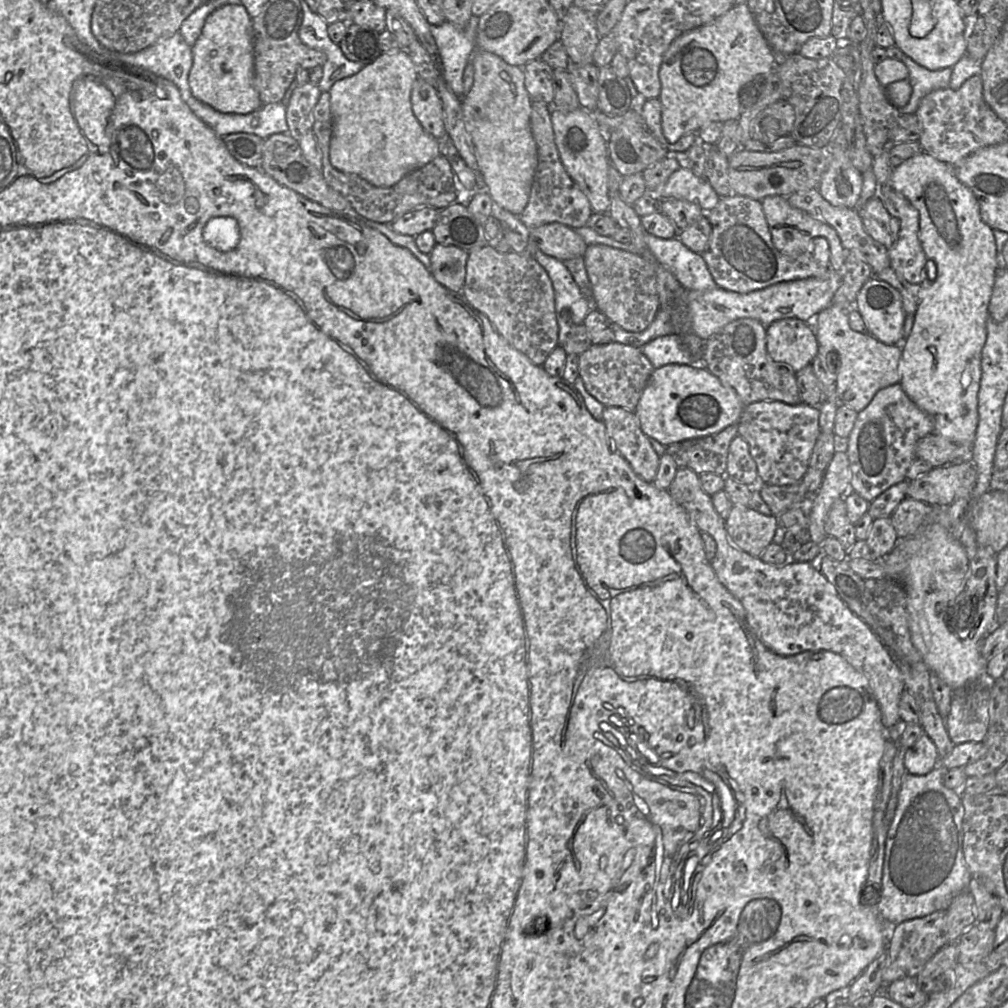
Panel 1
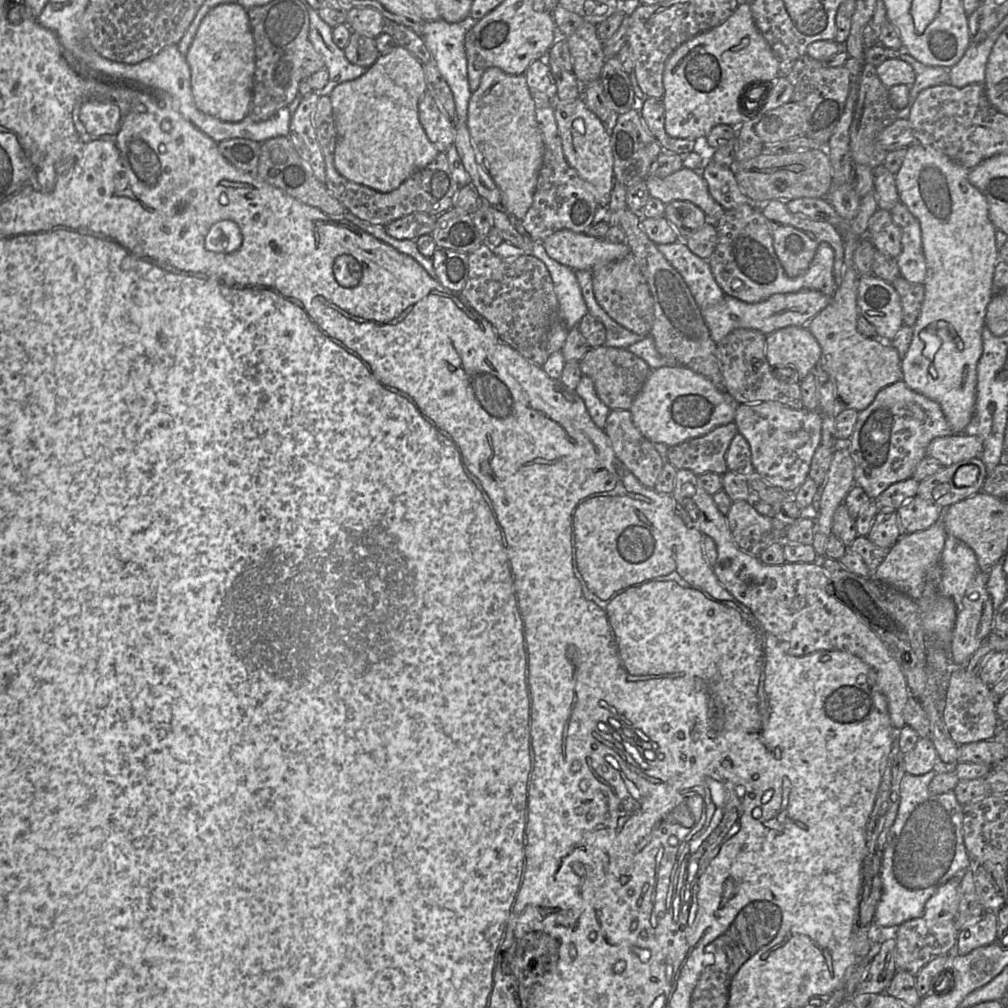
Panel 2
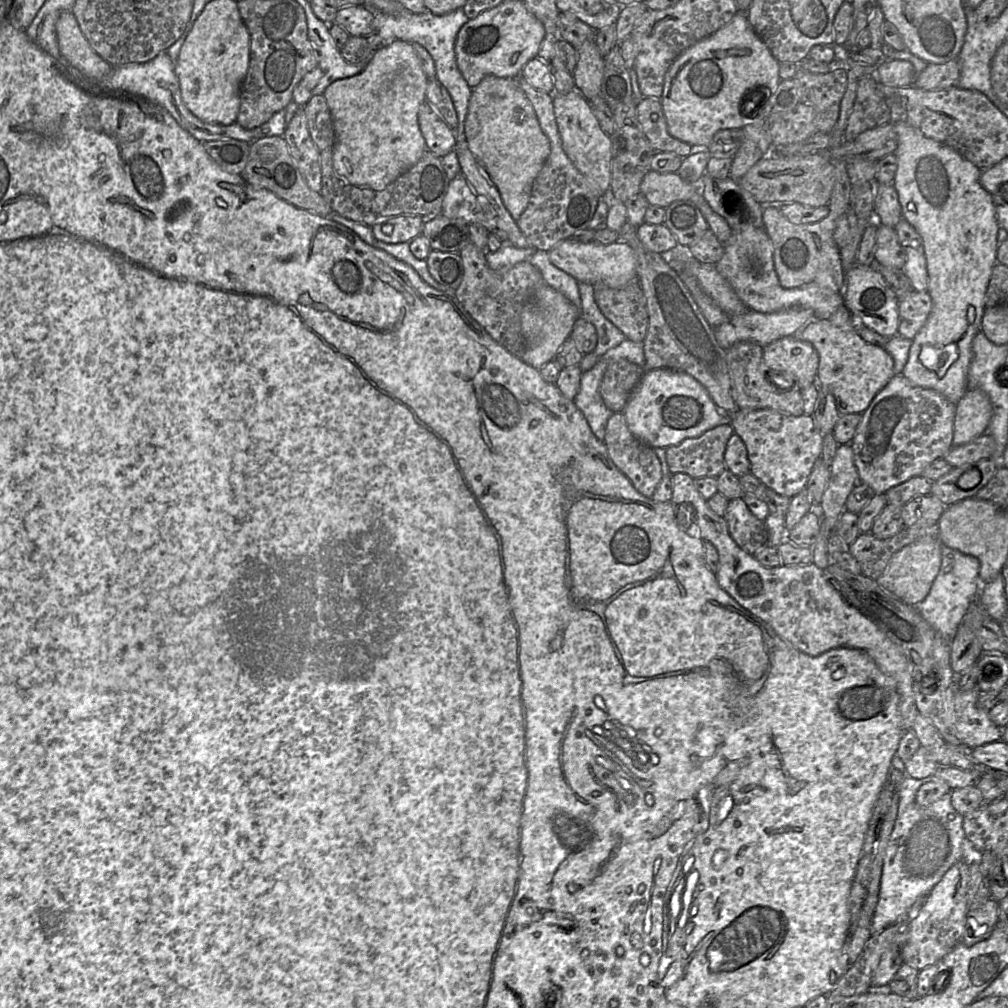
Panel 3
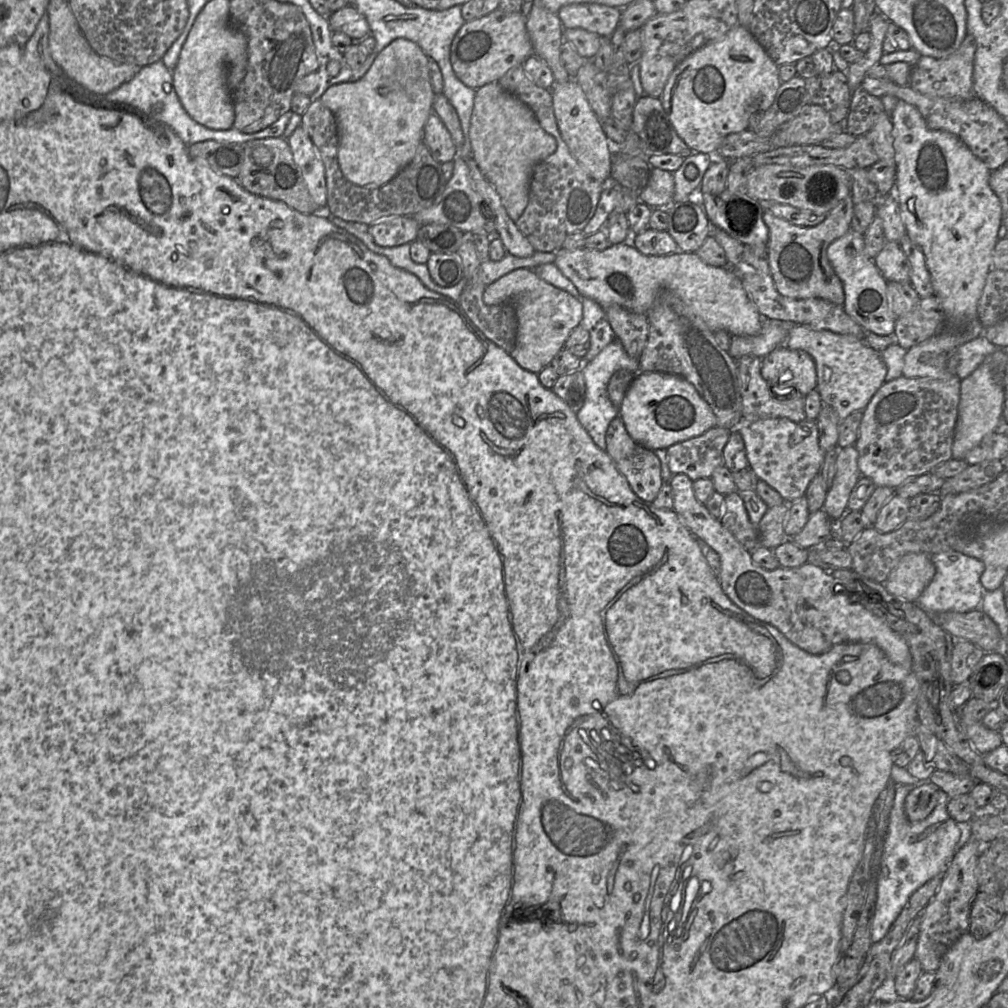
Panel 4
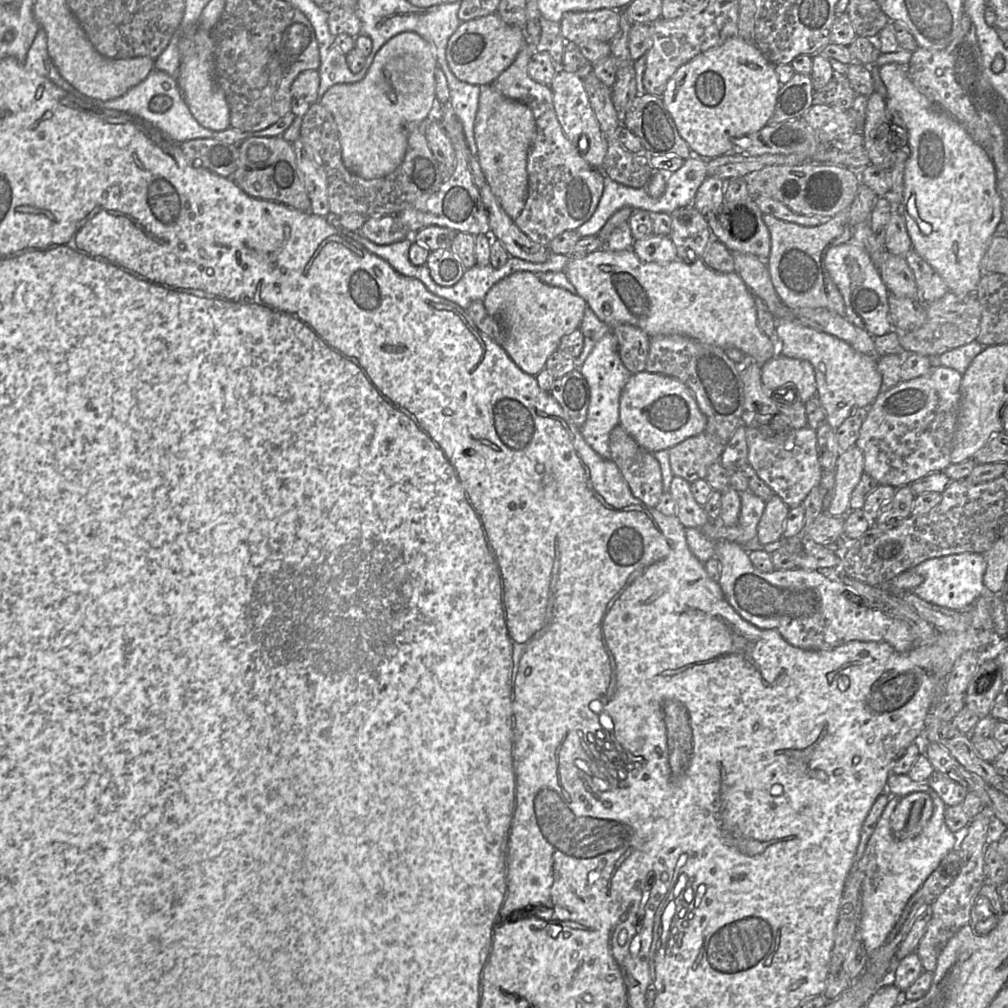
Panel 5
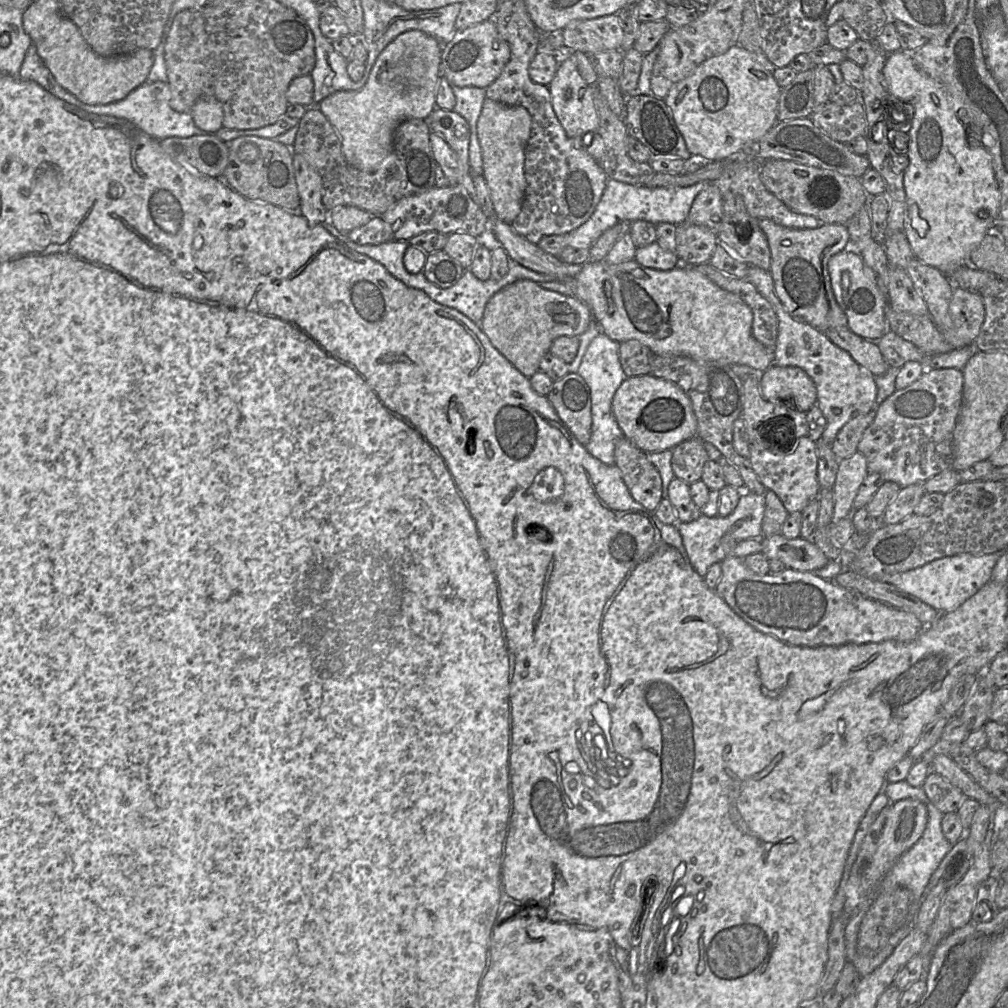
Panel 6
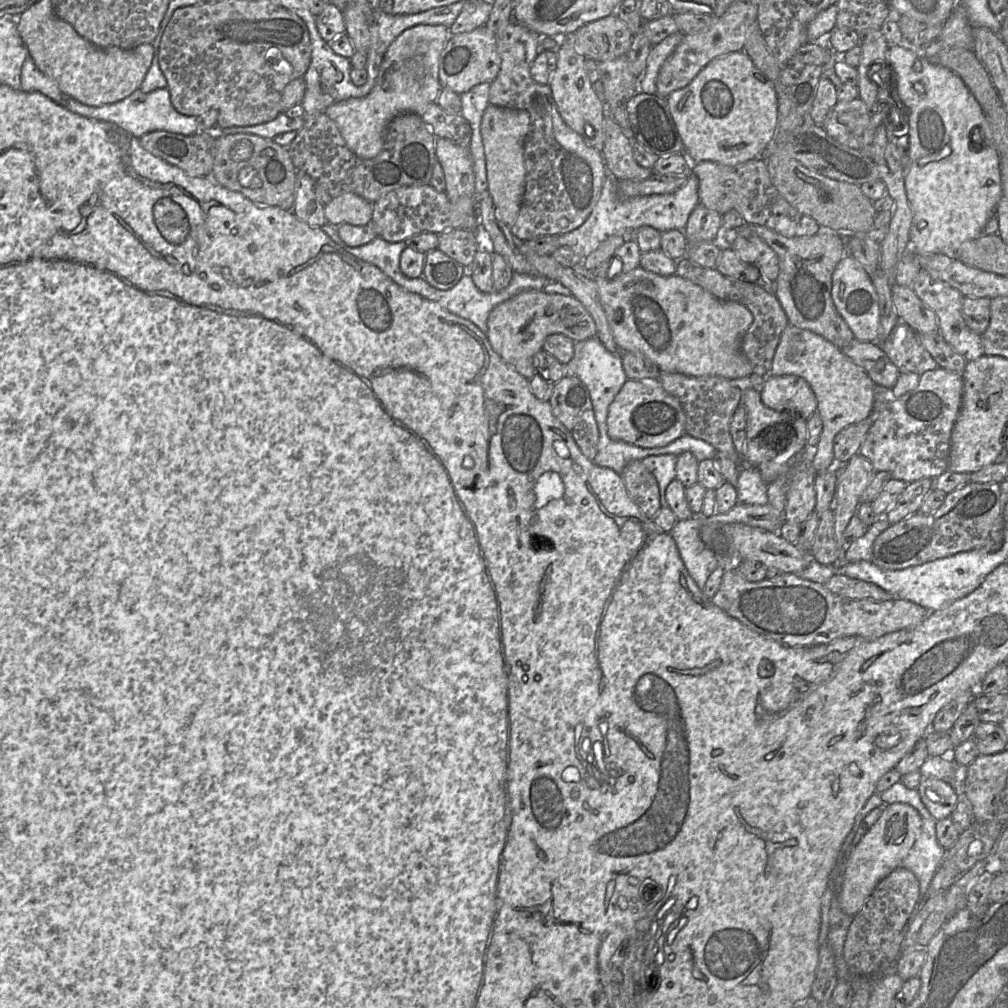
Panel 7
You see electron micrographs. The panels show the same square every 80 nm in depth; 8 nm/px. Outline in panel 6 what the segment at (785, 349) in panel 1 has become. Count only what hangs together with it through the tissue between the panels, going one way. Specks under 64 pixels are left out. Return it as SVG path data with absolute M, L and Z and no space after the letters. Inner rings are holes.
M772 364L760 373L758 381L762 396L769 401L790 400L791 407L802 412L816 403L815 384L802 368Z

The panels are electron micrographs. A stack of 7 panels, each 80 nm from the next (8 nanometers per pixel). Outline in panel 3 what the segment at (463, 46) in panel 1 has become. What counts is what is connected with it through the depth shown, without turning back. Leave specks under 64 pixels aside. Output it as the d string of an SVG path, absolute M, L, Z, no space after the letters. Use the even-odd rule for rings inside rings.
M457 8L444 15L434 15L430 11L425 13L403 11L399 15L389 15L381 10L372 11L374 13L375 33L380 35L387 45L395 40L403 40L409 43L417 42L430 53L436 67L436 78L448 90L458 116L456 142L464 142L465 120L468 113L468 104L472 94L472 88L467 84L458 69L454 49L459 30L469 20L463 8Z

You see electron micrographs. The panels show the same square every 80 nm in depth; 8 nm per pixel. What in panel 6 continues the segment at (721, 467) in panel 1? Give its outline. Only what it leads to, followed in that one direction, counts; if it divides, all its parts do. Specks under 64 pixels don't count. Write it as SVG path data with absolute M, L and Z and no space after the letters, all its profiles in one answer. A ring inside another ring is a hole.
M698 436L682 441L672 449L673 473L689 485L700 480L703 466L708 460L704 442Z

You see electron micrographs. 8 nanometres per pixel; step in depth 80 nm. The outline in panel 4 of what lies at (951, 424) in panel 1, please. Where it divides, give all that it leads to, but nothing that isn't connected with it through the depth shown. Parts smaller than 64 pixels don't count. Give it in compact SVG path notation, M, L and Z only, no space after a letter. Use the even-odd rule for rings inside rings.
M903 100L890 117L896 164L894 194L906 233L924 254L934 296L946 317L940 332L907 351L903 376L948 380L956 375L960 333L978 318L978 301L999 239L1002 206L989 185L992 171L958 136L930 129L918 109Z

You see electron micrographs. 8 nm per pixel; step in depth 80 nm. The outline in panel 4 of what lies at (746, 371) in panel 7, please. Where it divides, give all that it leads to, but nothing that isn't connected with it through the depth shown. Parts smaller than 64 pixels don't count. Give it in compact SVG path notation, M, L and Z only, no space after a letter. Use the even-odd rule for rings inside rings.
M627 243L612 244L605 250L590 250L584 247L576 250L560 248L555 253L555 266L575 285L580 296L594 300L603 309L618 305L631 312L647 315L659 293L669 290L677 294L712 332L726 331L731 336L753 336L761 331L761 315L748 298L739 277L730 267L706 264L696 253L647 256Z

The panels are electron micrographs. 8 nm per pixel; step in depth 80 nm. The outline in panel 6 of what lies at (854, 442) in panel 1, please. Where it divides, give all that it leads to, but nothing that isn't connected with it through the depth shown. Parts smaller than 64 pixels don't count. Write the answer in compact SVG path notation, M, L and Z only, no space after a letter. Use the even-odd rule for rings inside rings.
M926 368L921 377L910 386L896 390L875 409L875 418L865 430L858 444L868 465L869 473L878 473L883 479L907 487L924 483L929 478L952 469L953 432L962 406L963 371L954 368Z

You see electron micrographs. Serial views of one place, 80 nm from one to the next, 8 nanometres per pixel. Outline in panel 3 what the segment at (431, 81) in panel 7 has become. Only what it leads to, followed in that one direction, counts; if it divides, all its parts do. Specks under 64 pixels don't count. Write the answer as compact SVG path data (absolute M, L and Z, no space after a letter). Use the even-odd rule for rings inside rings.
M395 40L372 53L365 70L329 85L323 95L335 130L333 165L350 184L385 189L427 150L418 112L426 101L428 78L411 43Z

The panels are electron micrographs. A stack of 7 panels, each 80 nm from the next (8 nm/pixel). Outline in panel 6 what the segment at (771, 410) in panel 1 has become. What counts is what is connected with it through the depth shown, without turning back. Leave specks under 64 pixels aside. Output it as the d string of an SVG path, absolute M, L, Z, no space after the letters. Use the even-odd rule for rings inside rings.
M808 436L799 439L792 453L772 452L758 444L750 444L748 460L760 482L767 490L777 494L789 514L801 512L812 499L818 498L817 445Z

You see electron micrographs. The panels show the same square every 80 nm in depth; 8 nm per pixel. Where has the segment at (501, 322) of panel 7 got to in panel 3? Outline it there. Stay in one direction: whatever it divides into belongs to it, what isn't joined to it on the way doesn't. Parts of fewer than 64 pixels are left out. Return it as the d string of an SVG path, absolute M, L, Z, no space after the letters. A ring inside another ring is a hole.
M547 283L536 289L532 299L521 312L521 330L525 340L525 349L520 359L538 370L541 369L554 359L561 345L570 336L579 317L579 309Z

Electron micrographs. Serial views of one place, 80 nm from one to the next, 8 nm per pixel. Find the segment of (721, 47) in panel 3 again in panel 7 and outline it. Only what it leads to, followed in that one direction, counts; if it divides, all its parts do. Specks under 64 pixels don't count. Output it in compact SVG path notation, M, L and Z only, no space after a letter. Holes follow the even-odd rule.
M744 51L713 59L690 84L670 93L666 101L691 163L711 161L735 166L763 158L777 129L776 91Z

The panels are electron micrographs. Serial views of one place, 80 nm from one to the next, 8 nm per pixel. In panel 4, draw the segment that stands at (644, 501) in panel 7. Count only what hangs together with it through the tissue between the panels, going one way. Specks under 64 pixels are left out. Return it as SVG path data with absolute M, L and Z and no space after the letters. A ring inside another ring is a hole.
M620 416L614 418L608 426L605 451L618 471L627 479L632 491L642 500L653 502L663 484L660 460L652 450L630 437Z

